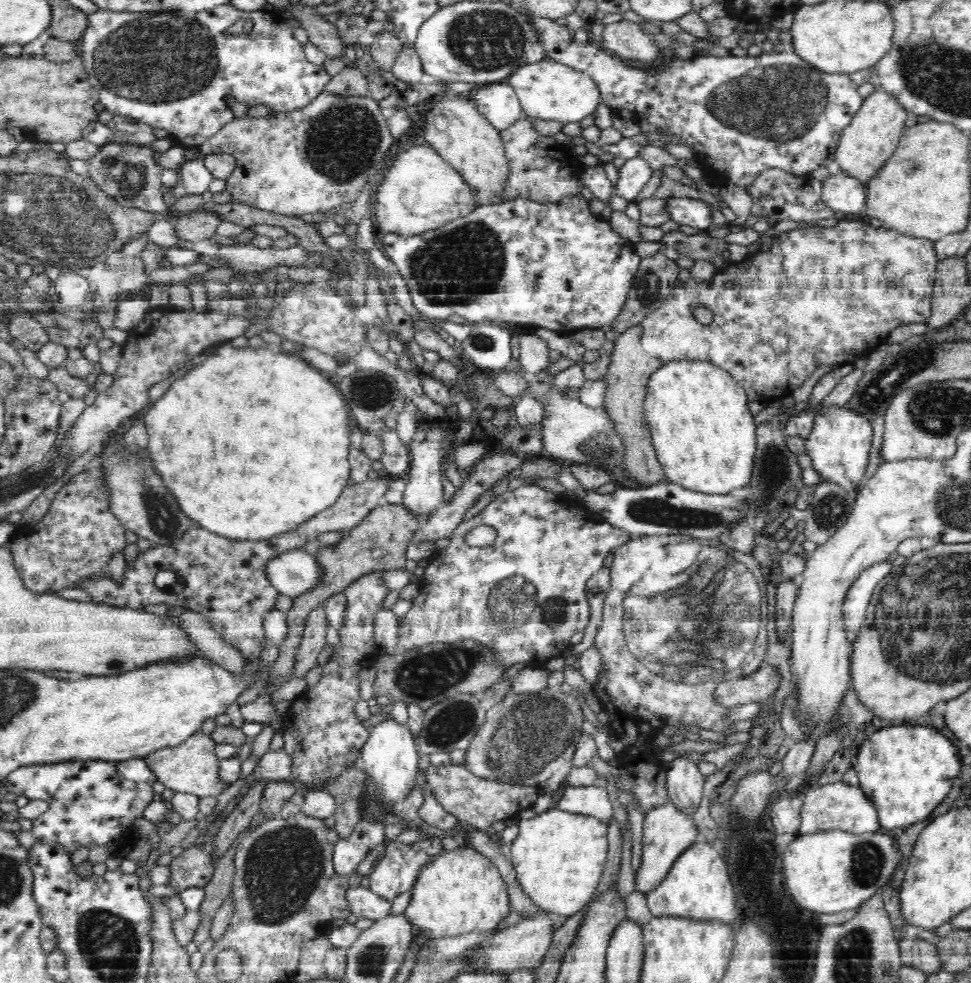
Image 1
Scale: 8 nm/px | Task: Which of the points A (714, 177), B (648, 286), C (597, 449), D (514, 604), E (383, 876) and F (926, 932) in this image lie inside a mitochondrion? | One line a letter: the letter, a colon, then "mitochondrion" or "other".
A: other
B: mitochondrion
C: mitochondrion
D: mitochondrion
E: other
F: other

